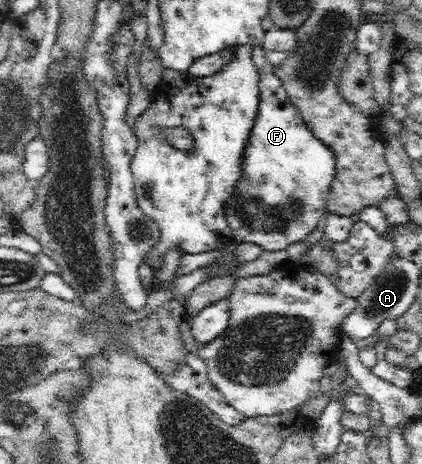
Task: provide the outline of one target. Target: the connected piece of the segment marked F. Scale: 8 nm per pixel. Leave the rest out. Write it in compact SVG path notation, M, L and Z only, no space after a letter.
M258 51L254 60L260 75L259 109L243 155L243 176L226 204L226 221L238 244L252 242L264 250L283 250L294 242L306 240L308 234L322 226L323 216L327 214L326 202L336 176L335 153L307 128L266 56Z

